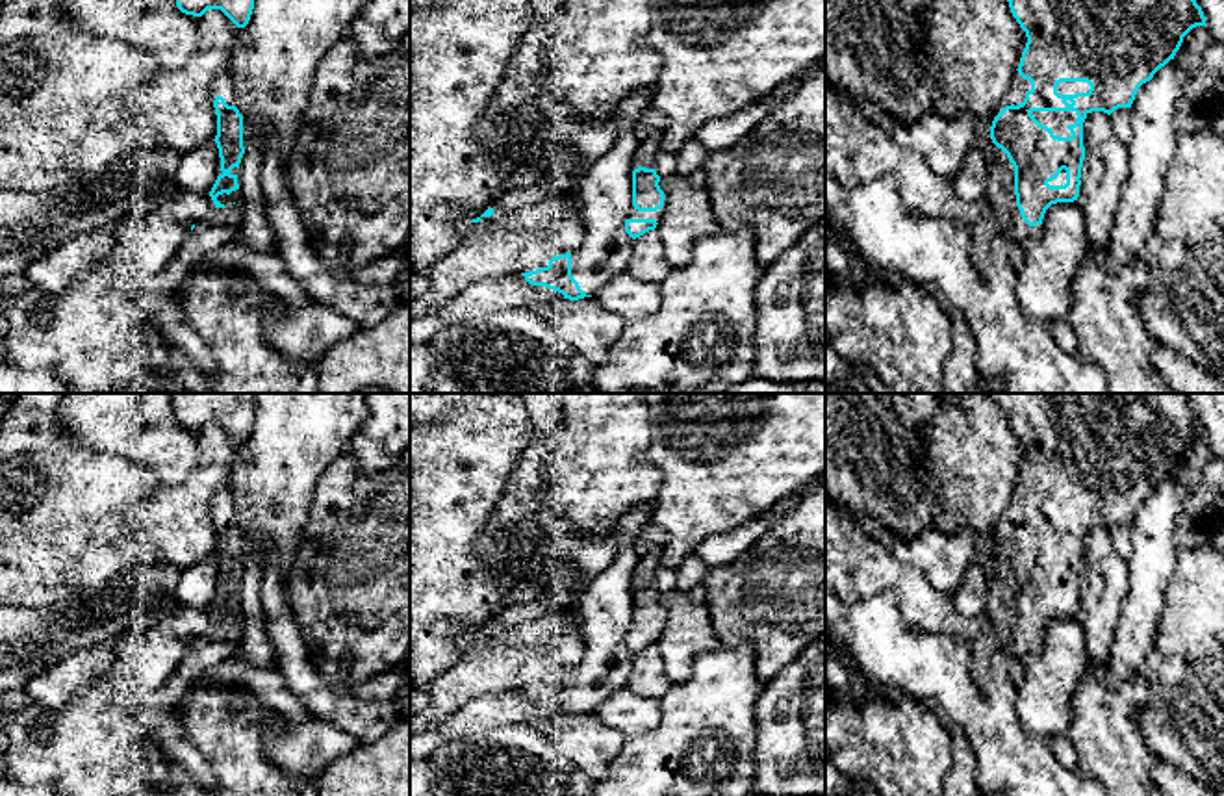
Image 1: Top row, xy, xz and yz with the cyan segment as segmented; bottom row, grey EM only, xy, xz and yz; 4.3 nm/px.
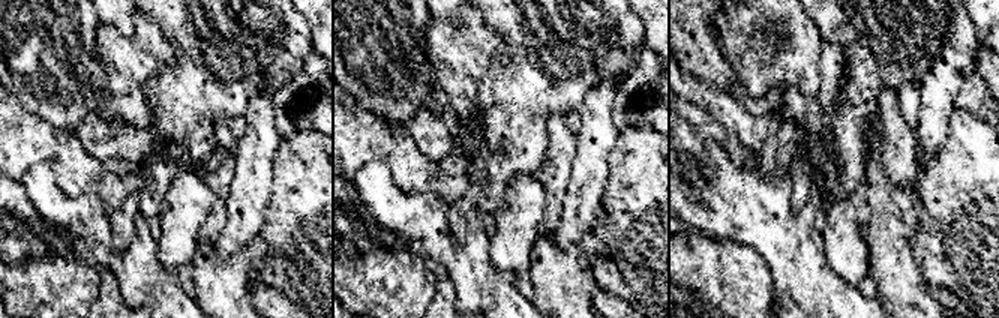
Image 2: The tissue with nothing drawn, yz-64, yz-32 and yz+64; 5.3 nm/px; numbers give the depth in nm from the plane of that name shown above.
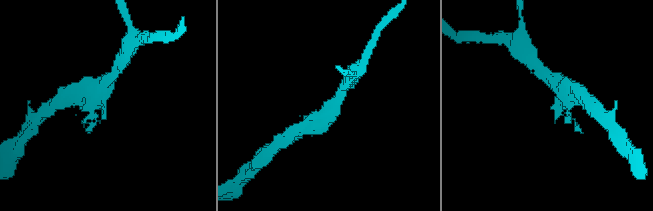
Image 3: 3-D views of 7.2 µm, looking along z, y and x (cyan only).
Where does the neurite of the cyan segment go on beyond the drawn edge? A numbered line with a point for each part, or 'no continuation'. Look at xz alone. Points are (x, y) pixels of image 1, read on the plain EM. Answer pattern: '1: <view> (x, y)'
1: xz (648, 564)

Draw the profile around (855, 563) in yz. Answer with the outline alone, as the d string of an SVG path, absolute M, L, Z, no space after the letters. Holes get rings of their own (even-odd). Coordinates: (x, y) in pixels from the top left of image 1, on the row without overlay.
M827 494L825 590L842 601L861 601L888 590L909 625L959 636L970 644L988 627L985 614L963 616L951 596L938 592L920 568L896 560L888 547L842 514Z

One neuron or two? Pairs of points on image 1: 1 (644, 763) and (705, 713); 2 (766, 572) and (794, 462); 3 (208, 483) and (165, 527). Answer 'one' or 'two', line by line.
1: one
2: two
3: one

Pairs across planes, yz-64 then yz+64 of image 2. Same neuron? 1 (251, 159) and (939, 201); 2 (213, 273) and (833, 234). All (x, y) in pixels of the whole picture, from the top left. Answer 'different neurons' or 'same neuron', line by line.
1: different neurons
2: different neurons

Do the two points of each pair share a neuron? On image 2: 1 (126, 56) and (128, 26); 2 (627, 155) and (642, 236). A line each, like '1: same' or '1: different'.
1: different
2: same

